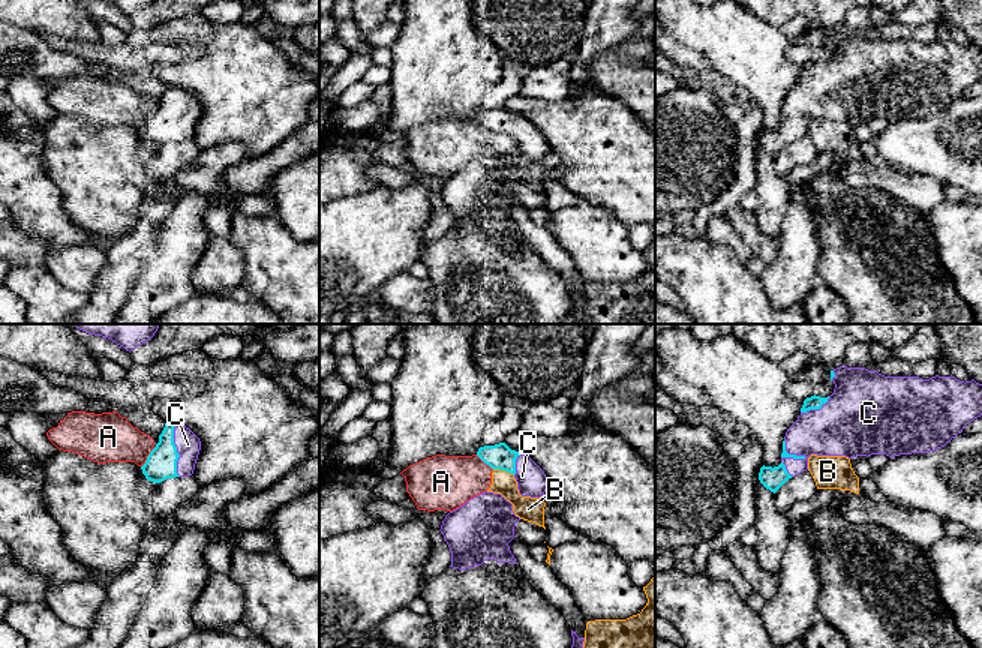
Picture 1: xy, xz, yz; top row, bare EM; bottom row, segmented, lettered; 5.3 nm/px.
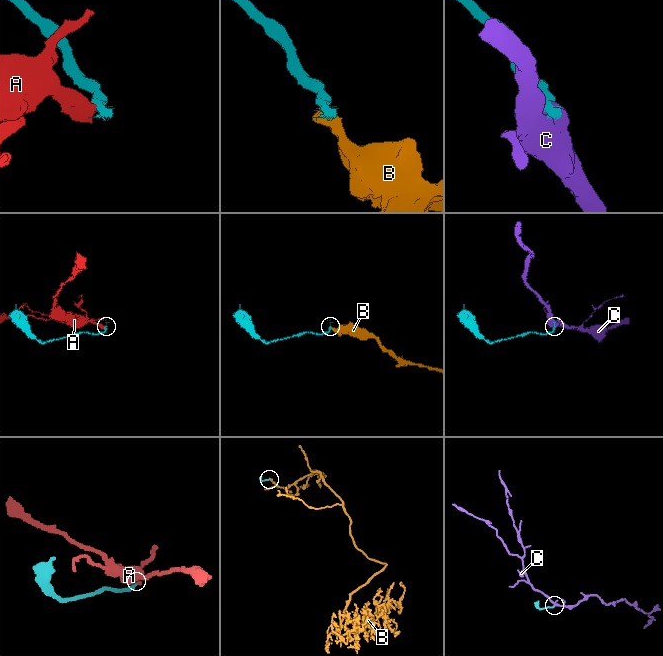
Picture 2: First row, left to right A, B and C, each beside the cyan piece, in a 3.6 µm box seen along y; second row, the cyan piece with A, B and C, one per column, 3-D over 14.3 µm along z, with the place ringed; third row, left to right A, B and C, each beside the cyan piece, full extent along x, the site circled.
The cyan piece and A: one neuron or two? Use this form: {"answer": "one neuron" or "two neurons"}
{"answer": "two neurons"}

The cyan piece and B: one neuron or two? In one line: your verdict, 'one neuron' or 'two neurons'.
two neurons

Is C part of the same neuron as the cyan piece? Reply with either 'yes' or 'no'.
yes

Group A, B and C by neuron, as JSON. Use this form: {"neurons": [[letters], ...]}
{"neurons": [["A", "B"], ["C"]]}

